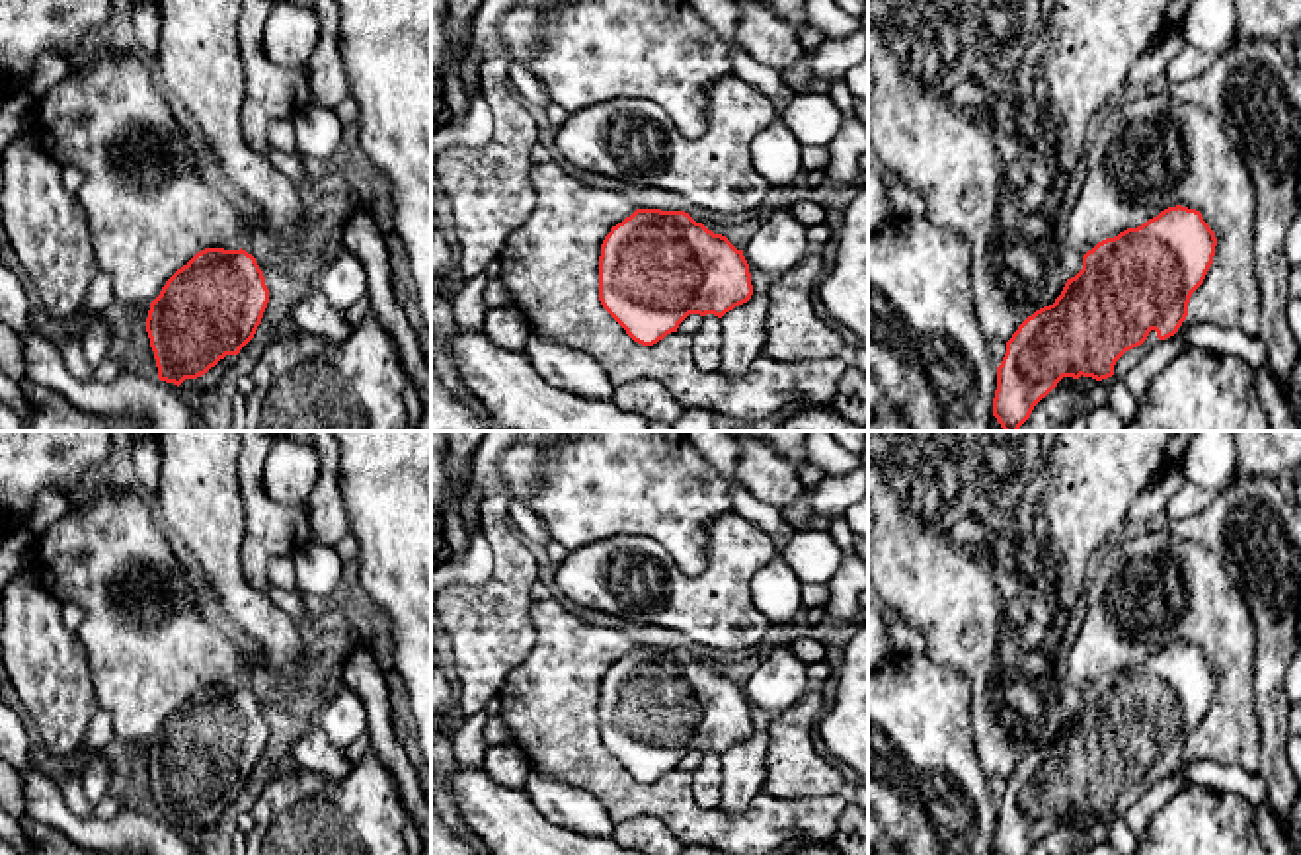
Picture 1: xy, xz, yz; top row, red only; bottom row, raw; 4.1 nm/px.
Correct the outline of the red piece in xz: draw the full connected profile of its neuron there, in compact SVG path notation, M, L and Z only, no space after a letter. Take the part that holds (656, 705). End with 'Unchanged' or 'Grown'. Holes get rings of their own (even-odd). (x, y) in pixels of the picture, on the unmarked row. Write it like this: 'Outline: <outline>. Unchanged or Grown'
Outline: M636 646L612 664L601 681L599 738L642 783L653 783L677 769L689 752L722 755L747 740L751 732L751 711L743 687L685 648Z. Unchanged

